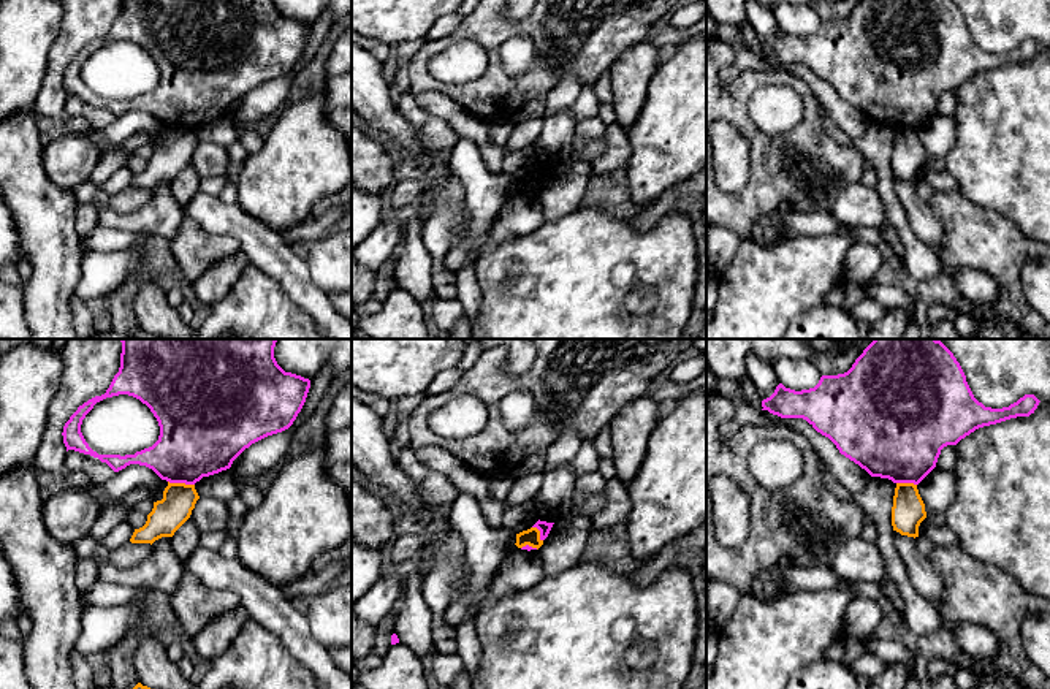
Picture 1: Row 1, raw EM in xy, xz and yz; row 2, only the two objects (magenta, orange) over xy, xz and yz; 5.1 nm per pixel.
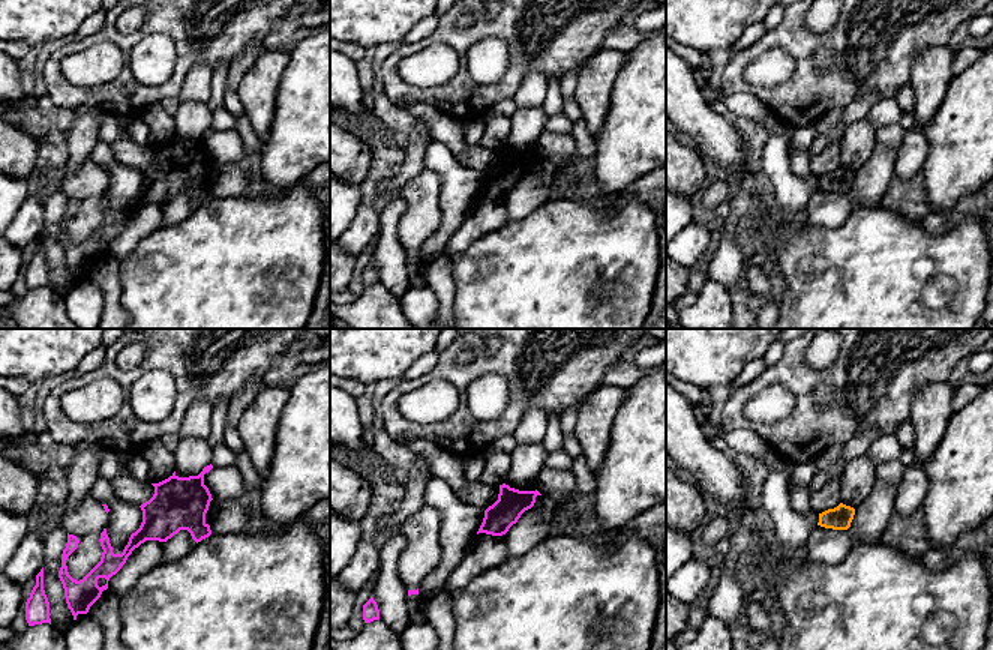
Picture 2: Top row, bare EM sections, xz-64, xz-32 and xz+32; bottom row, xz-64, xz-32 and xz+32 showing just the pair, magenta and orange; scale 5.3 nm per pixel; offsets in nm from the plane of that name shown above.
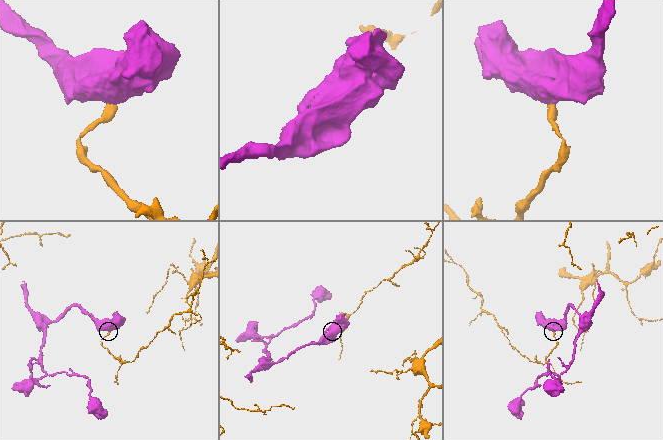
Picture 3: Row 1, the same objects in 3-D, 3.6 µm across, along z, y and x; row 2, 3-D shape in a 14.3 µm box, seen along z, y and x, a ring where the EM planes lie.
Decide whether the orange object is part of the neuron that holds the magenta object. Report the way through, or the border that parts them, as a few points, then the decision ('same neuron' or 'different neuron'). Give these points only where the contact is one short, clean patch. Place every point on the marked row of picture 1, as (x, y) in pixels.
border along xy (168, 480), (194, 485); different neuron

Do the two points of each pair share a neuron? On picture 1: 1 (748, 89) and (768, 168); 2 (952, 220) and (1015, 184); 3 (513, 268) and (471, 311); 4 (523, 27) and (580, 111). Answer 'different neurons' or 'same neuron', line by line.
1: same neuron
2: different neurons
3: different neurons
4: different neurons

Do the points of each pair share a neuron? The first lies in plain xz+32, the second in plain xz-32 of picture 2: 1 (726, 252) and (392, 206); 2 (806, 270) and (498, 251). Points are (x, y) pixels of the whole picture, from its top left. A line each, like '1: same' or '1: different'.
1: same
2: same

